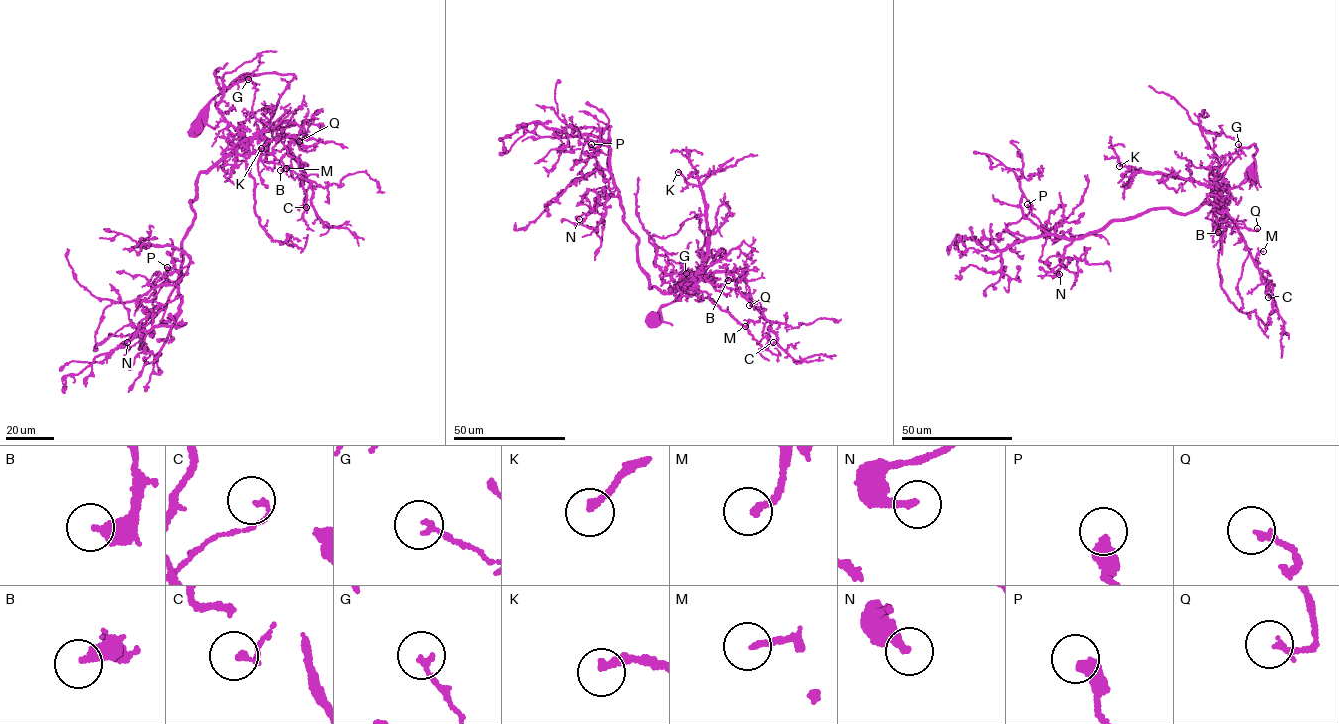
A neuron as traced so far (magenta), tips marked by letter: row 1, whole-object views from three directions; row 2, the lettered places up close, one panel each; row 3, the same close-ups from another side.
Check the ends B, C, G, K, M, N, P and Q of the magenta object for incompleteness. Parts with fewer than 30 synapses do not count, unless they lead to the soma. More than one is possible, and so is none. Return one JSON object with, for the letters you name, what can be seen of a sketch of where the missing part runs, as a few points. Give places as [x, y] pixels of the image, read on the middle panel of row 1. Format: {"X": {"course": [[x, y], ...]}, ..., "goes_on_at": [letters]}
{"goes_on_at": []}

